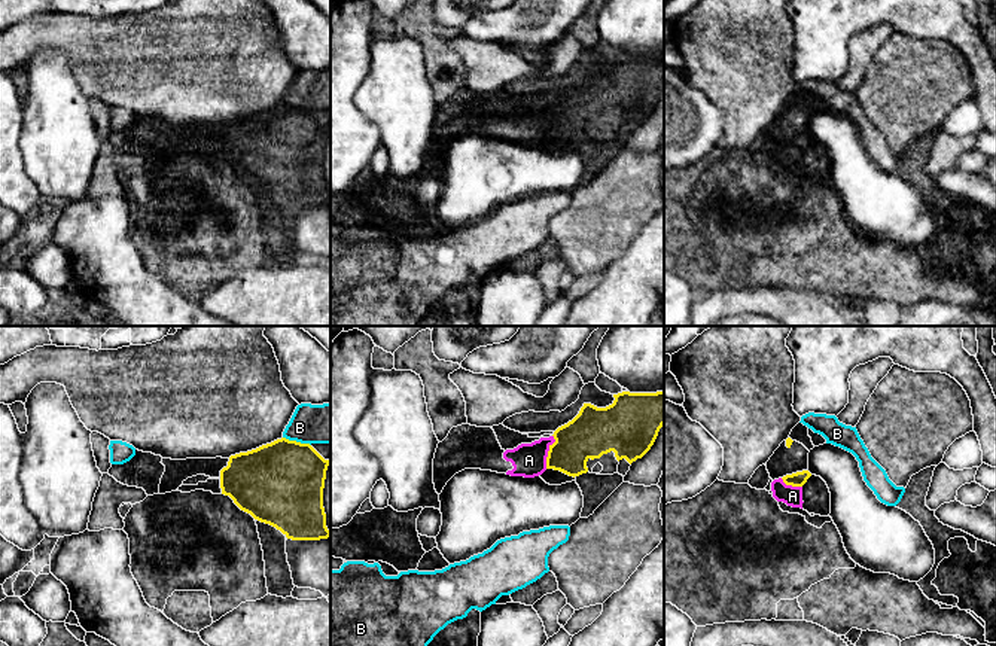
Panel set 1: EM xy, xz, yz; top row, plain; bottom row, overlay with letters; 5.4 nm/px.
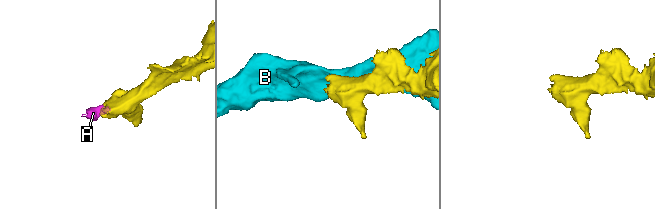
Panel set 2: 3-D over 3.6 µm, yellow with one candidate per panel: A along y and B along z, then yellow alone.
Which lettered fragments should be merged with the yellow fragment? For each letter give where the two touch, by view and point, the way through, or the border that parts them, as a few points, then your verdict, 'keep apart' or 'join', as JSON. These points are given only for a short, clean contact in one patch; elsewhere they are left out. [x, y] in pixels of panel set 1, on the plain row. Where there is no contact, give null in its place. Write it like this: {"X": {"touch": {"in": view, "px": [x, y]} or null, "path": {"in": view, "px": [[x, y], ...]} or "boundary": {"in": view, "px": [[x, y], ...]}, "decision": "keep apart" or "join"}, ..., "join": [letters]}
{"A": {"touch": {"in": "xz", "px": [548, 118]}, "path": {"in": "xz", "px": [[590, 101], [564, 118], [548, 118], [529, 127]]}, "decision": "join"}, "B": {"touch": {"in": "xy", "px": [295, 107]}, "decision": "keep apart"}, "join": ["A"]}

